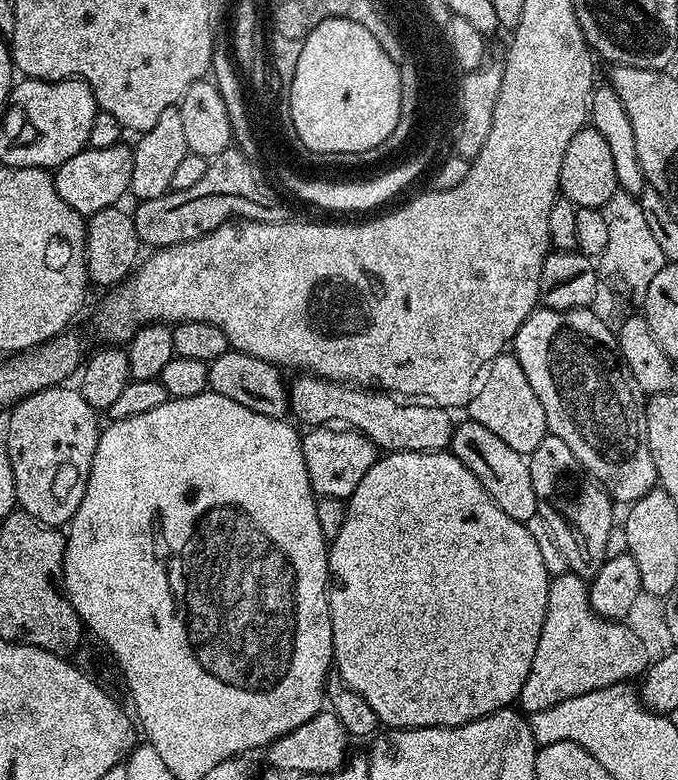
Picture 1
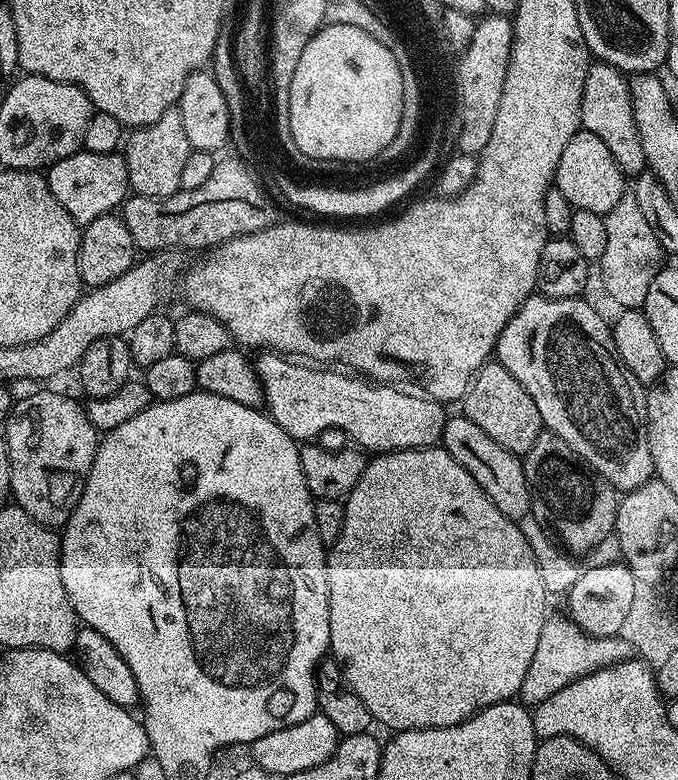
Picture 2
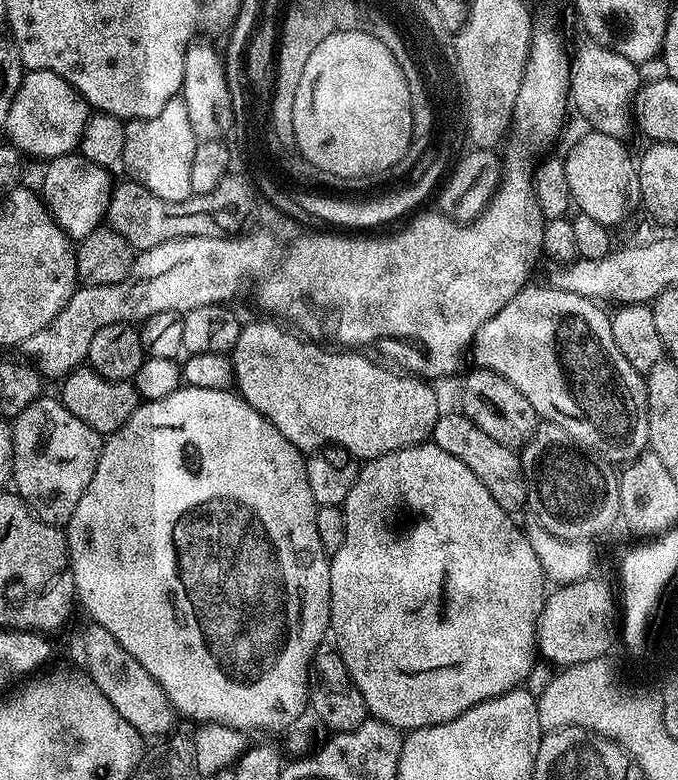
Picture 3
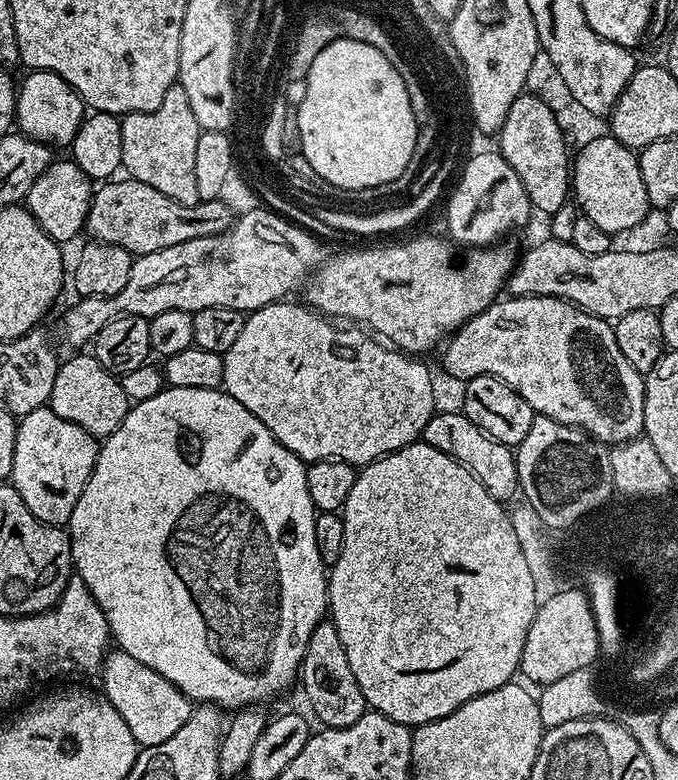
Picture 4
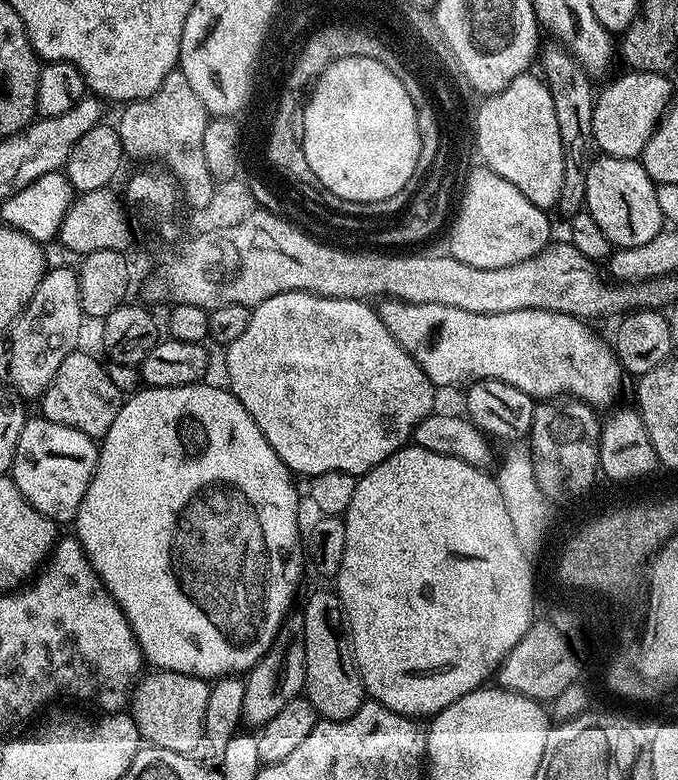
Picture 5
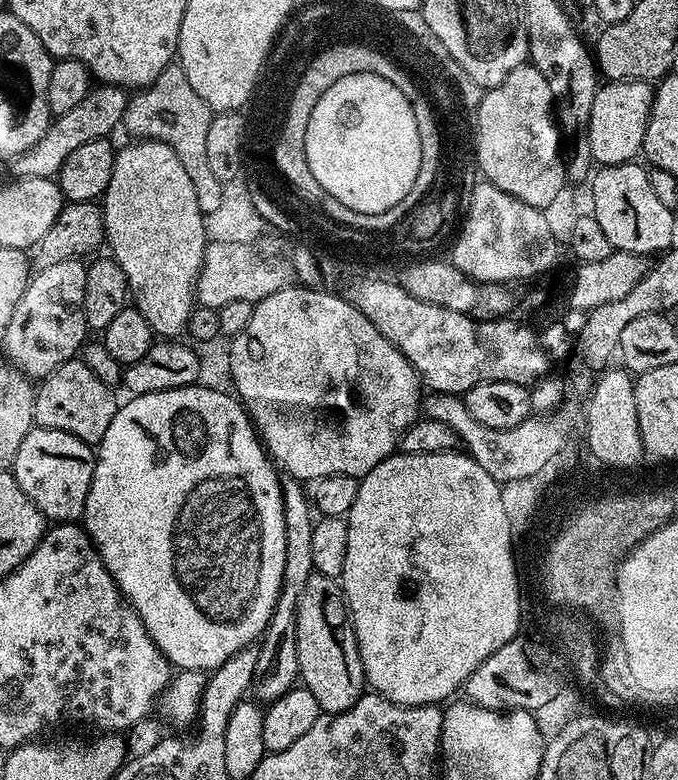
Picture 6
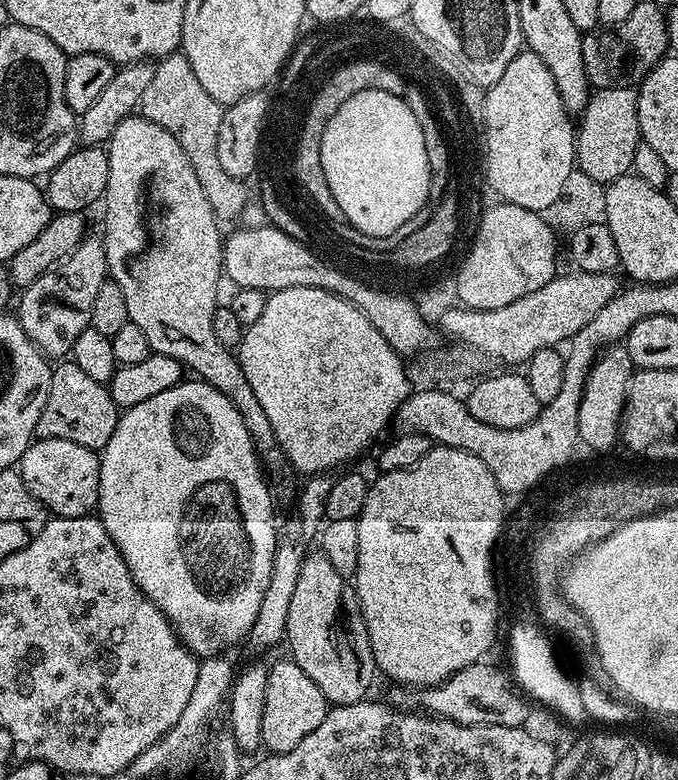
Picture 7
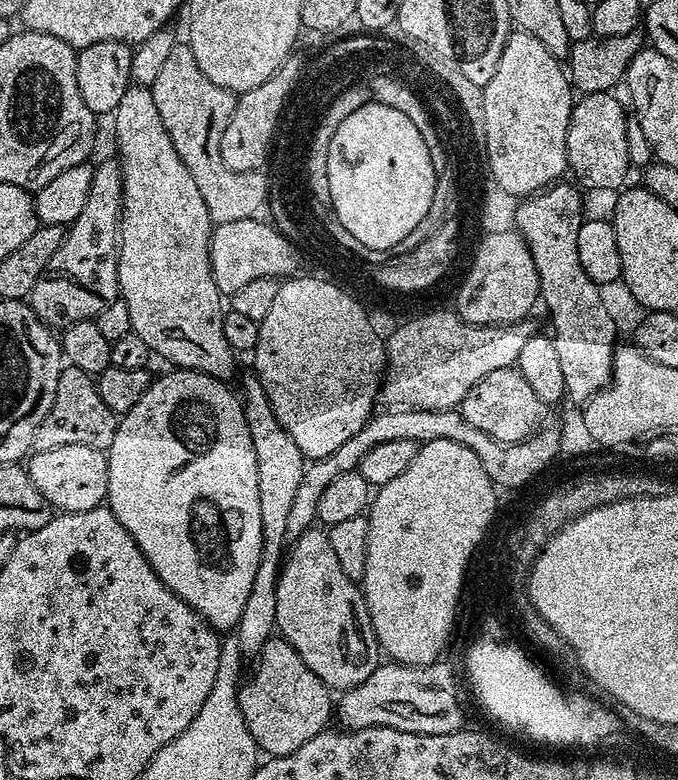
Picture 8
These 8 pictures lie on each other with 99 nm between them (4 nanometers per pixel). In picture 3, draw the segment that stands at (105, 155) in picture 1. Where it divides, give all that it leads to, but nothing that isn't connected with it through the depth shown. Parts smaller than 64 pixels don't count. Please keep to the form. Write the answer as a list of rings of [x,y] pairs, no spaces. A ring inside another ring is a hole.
[[[79,154],[56,156],[47,161],[45,168],[48,169],[44,172],[42,199],[47,204],[48,211],[52,213],[52,217],[69,240],[73,242],[84,240],[86,234],[101,227],[102,221],[108,215],[114,187],[113,173]]]

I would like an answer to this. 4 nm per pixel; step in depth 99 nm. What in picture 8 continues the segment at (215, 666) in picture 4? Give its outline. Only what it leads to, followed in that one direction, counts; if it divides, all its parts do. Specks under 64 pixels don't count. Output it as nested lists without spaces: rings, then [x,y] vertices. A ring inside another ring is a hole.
[[[168,370],[165,376],[160,376],[151,381],[146,390],[146,394],[142,394],[142,398],[138,398],[138,402],[129,412],[123,413],[119,417],[116,425],[116,433],[114,434],[114,442],[106,450],[108,458],[108,495],[106,497],[107,507],[111,508],[112,513],[118,518],[118,522],[122,522],[122,526],[126,526],[126,530],[134,538],[134,542],[142,550],[142,554],[150,562],[150,566],[158,574],[158,578],[162,578],[162,582],[172,593],[178,598],[182,598],[182,602],[189,604],[193,610],[205,620],[208,625],[216,629],[217,633],[224,634],[229,630],[235,629],[236,624],[242,618],[242,606],[246,606],[246,598],[250,598],[250,590],[254,586],[254,574],[258,574],[258,562],[262,554],[262,514],[258,510],[258,462],[254,458],[254,442],[250,442],[250,430],[246,426],[246,418],[244,417],[244,406],[241,397],[228,389],[229,385],[225,381],[216,379],[215,376],[207,376],[205,372],[190,372],[187,370]]]

